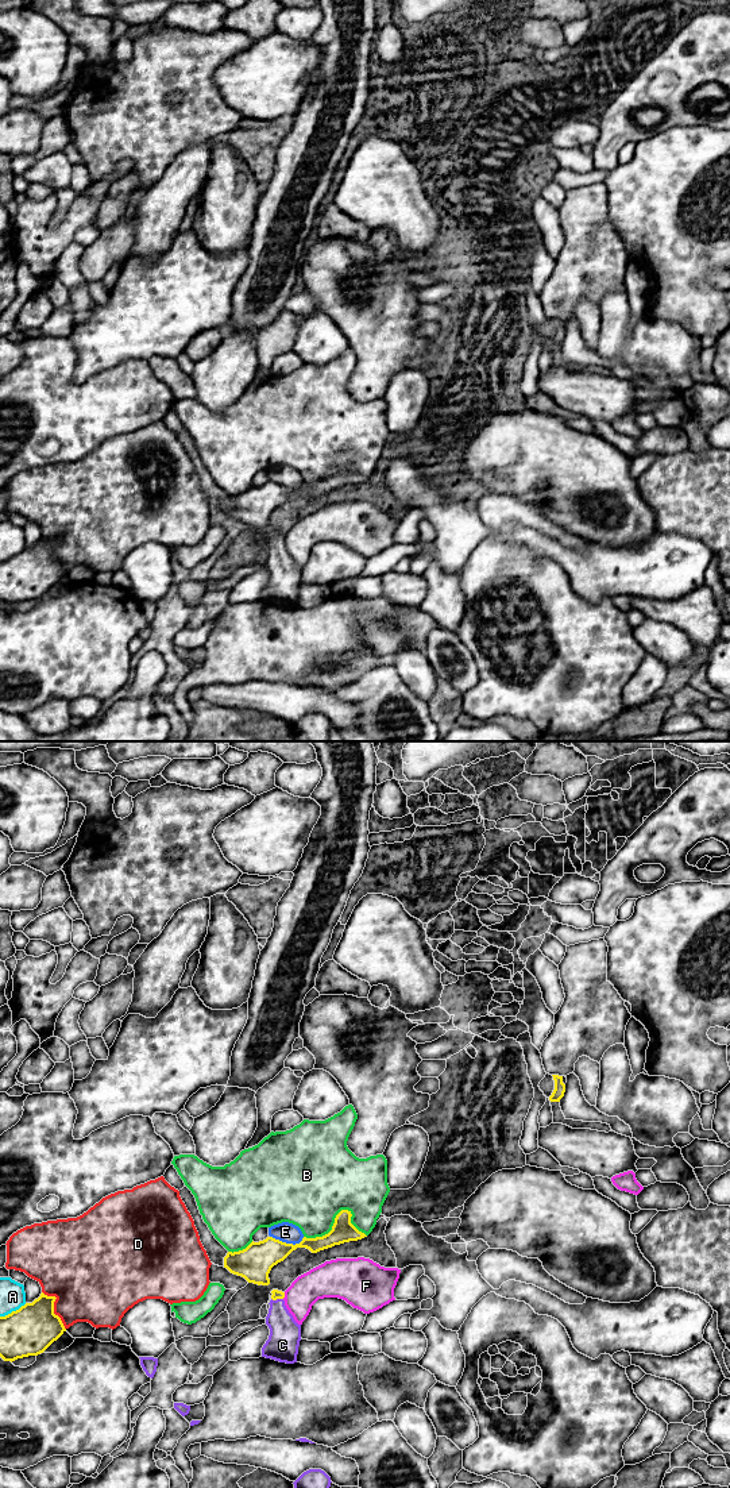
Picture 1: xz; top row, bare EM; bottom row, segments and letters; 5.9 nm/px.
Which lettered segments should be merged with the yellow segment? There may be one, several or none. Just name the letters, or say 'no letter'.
C

